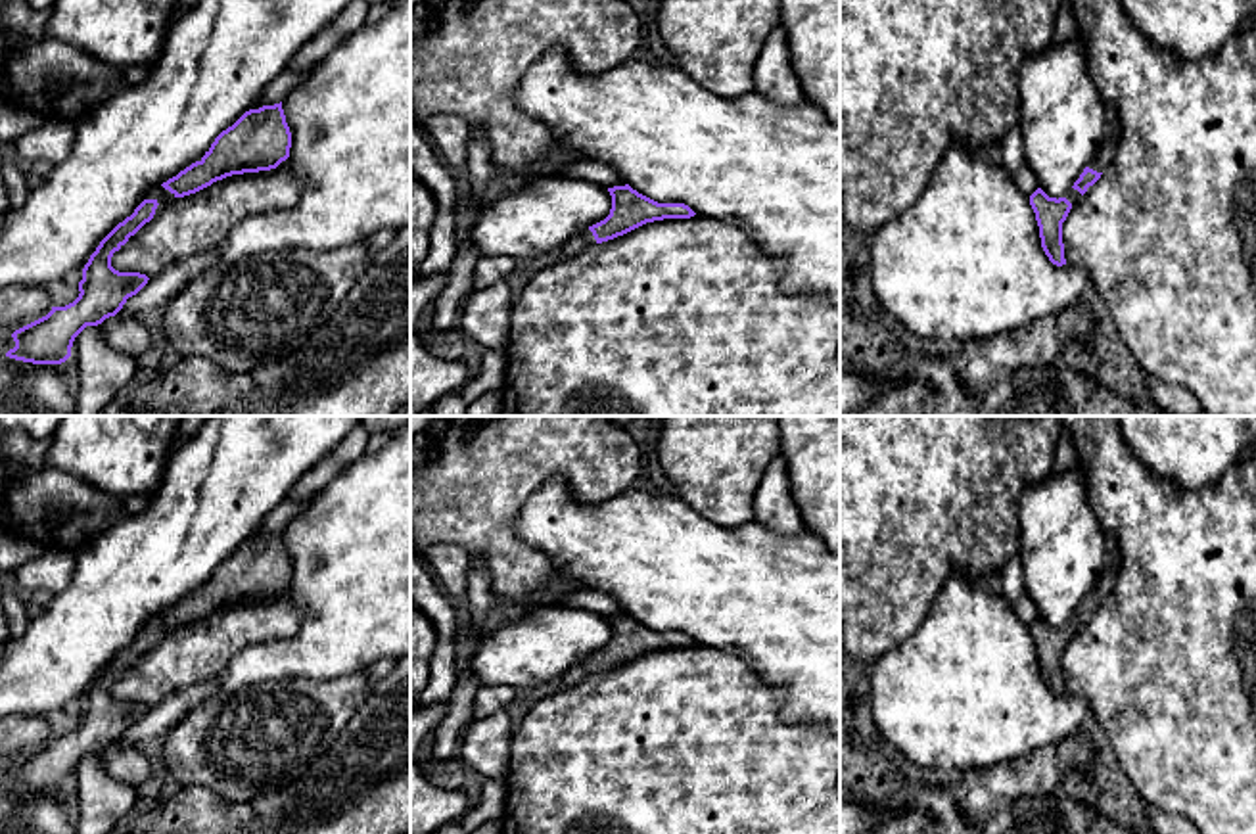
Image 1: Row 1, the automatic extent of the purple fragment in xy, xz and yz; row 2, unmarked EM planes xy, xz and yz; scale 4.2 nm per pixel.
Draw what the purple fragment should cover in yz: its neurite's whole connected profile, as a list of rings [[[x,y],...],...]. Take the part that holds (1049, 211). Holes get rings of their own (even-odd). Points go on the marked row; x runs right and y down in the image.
[[[1106,111],[1106,132],[1105,140],[1093,157],[1093,161],[1083,169],[1074,186],[1064,197],[1049,197],[1041,188],[1030,196],[1030,205],[1035,213],[1039,226],[1041,247],[1049,261],[1057,266],[1066,265],[1064,243],[1062,243],[1062,222],[1066,220],[1074,203],[1082,199],[1085,192],[1101,178],[1103,173],[1110,169],[1112,155],[1116,151],[1120,138],[1118,111]]]

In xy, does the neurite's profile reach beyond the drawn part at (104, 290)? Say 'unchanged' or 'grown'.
grown

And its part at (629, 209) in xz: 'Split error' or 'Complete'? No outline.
Split error

